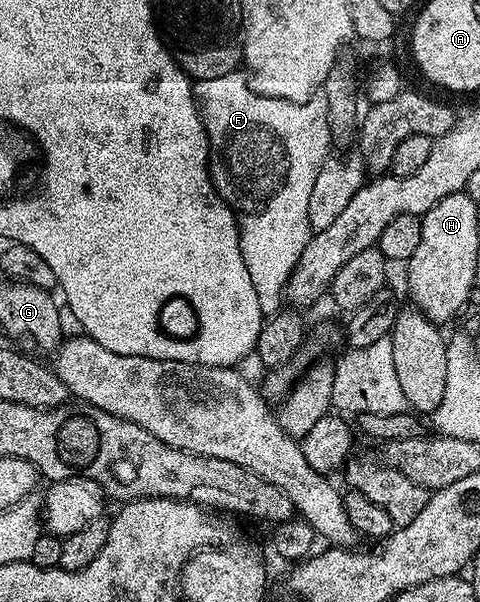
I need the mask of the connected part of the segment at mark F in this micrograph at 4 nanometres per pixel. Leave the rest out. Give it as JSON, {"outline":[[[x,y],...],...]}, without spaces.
{"outline":[[[234,71],[225,73],[225,77],[213,77],[213,81],[198,81],[194,84],[195,102],[199,105],[199,114],[203,117],[205,133],[207,134],[207,171],[211,174],[211,183],[215,191],[235,212],[235,221],[239,224],[239,244],[241,257],[245,257],[245,269],[249,269],[249,277],[253,277],[253,289],[257,289],[257,301],[261,305],[264,316],[270,317],[285,303],[287,279],[293,273],[305,245],[313,234],[309,225],[309,196],[313,189],[313,181],[317,181],[317,173],[321,173],[321,165],[328,159],[327,151],[333,146],[331,130],[327,121],[327,102],[322,97],[312,97],[304,103],[285,101],[277,97],[265,97],[252,89],[246,74]]]}

